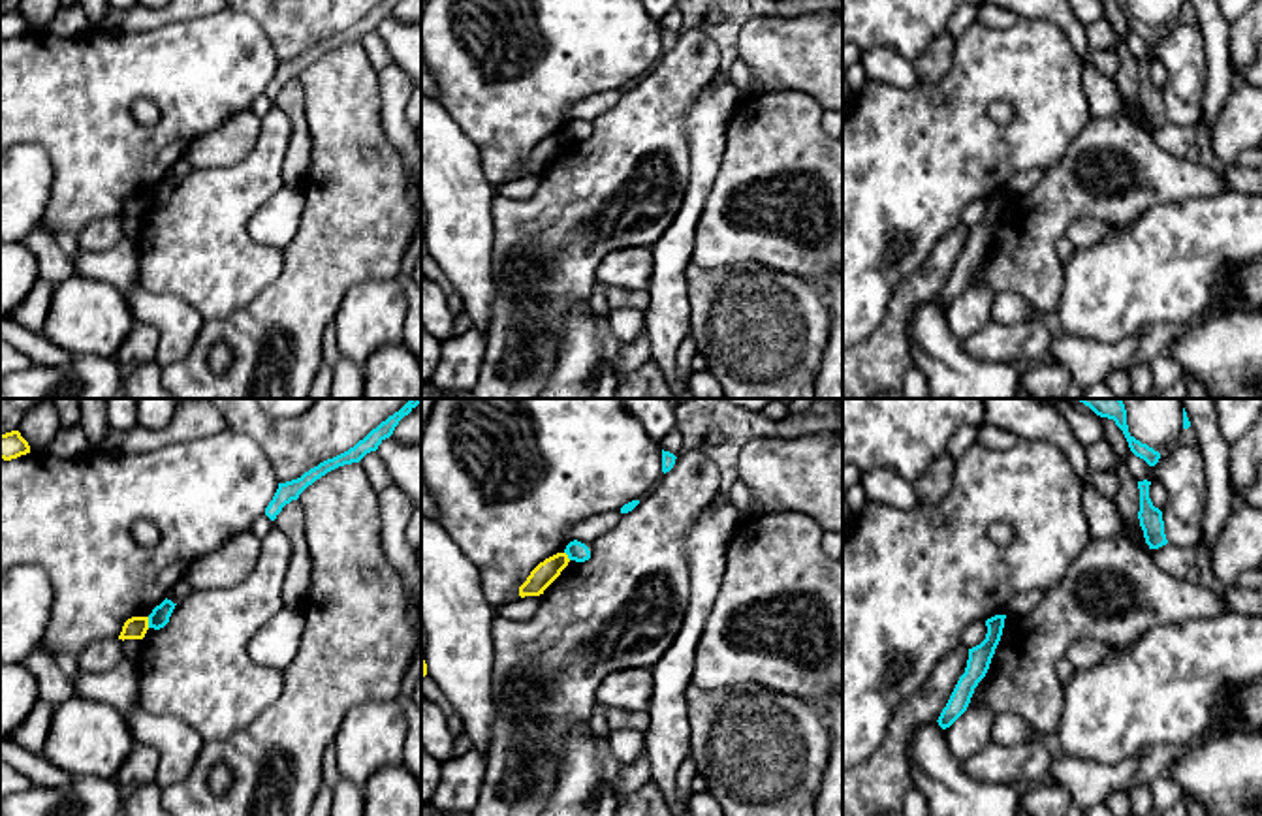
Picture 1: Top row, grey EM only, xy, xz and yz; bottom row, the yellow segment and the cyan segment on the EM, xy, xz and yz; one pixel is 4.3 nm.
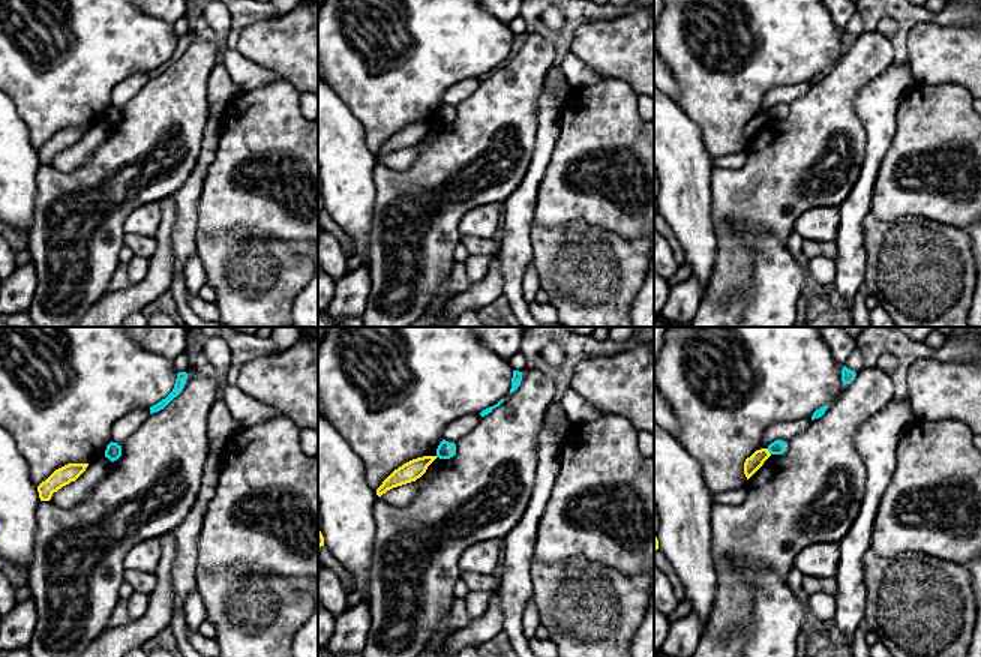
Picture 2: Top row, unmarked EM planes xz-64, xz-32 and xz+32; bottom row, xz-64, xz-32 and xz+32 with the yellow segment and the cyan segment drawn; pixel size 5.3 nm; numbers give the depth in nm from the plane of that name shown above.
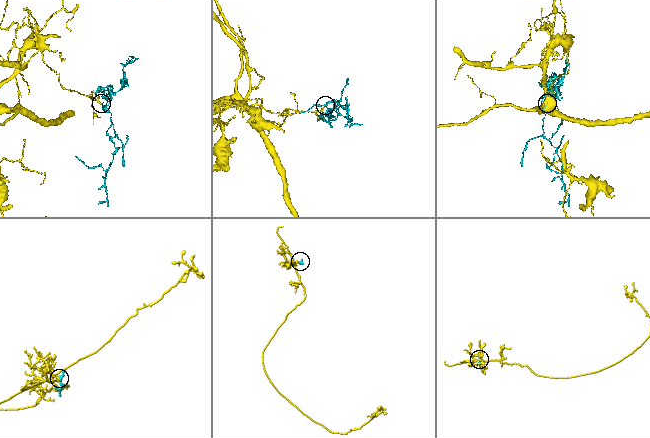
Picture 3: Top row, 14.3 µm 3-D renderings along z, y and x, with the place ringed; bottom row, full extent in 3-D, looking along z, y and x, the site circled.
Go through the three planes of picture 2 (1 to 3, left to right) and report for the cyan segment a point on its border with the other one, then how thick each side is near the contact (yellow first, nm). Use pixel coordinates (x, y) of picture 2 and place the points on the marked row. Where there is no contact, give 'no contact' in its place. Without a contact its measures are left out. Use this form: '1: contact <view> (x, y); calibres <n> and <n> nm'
1: no contact
2: no contact
3: contact xz+32 (768, 452); calibres 90 and 80 nm

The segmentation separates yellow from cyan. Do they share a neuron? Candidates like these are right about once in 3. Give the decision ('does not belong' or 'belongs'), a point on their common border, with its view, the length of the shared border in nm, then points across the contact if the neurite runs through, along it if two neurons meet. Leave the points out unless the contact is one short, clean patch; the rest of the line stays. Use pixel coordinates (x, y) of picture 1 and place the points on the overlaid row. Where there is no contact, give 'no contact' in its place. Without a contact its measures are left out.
does not belong; meets yellow in xy at (147, 623); contact 50 nm long; border along xy (147, 617), (149, 627)

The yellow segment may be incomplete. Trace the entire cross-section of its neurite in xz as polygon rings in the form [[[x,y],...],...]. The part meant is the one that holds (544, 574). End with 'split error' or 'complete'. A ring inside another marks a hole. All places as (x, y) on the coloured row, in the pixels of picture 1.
[[[557,553],[544,562],[540,562],[527,581],[519,587],[519,596],[540,596],[544,590],[560,575],[568,566],[570,558],[566,553]]]; complete

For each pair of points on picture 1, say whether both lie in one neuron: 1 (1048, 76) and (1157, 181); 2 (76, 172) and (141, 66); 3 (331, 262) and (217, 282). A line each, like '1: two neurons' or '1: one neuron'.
1: two neurons
2: one neuron
3: two neurons

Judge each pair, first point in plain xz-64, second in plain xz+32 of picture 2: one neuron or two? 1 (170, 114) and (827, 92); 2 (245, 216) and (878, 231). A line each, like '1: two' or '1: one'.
1: one
2: two

